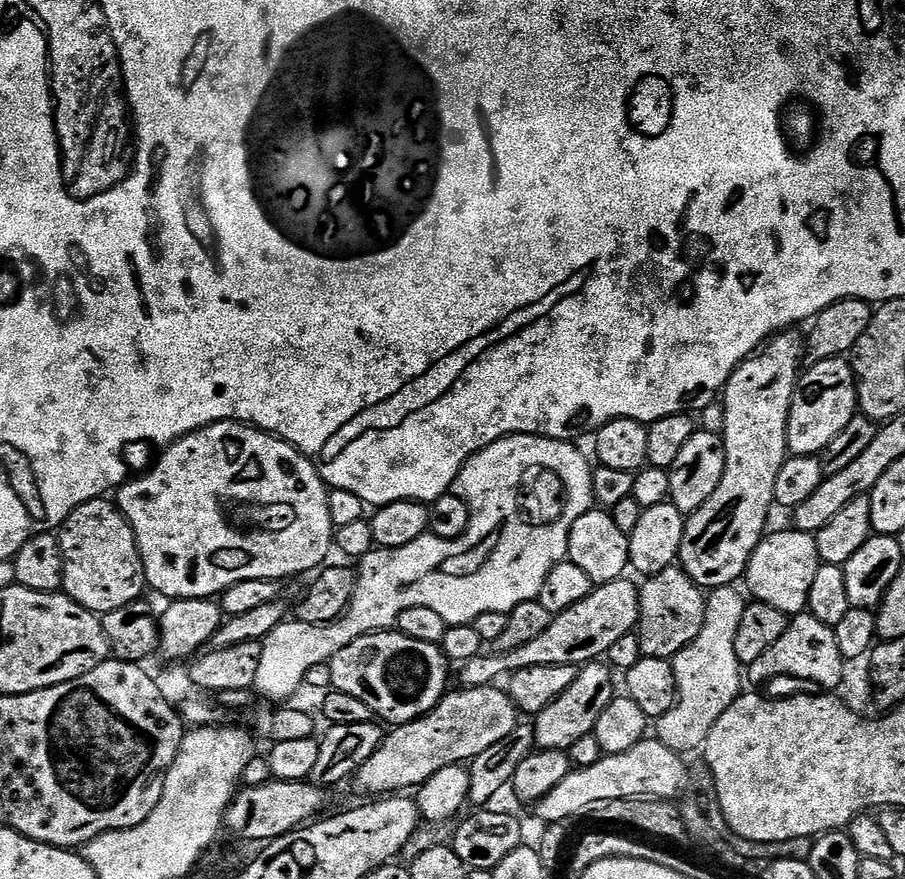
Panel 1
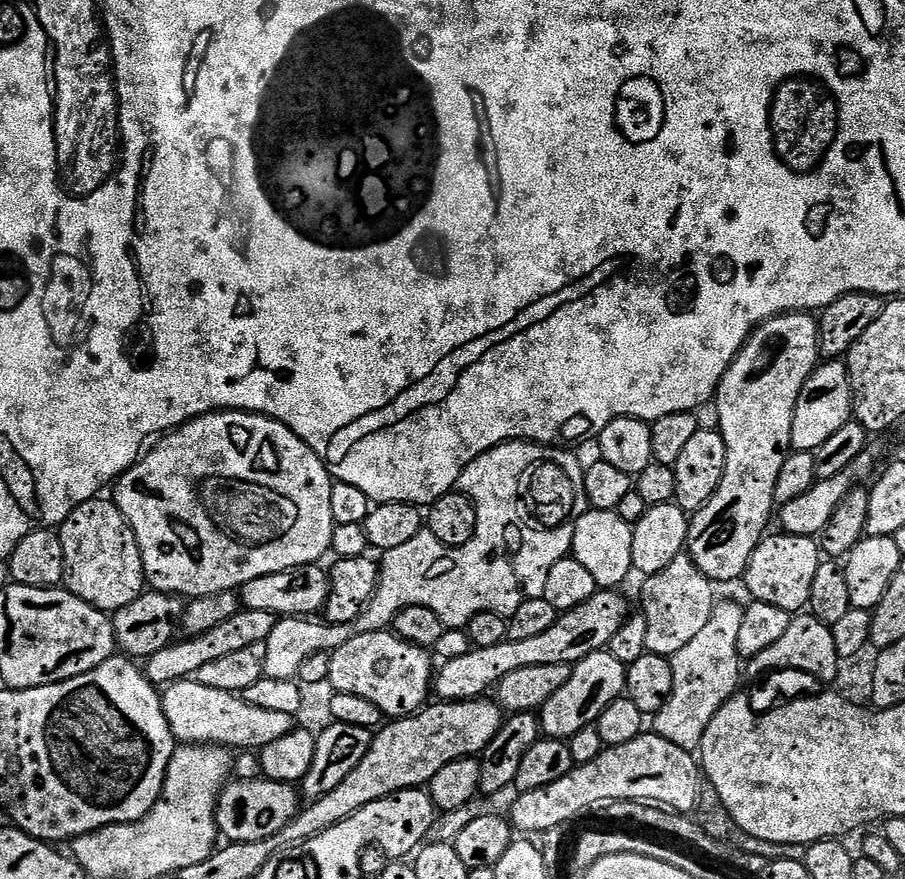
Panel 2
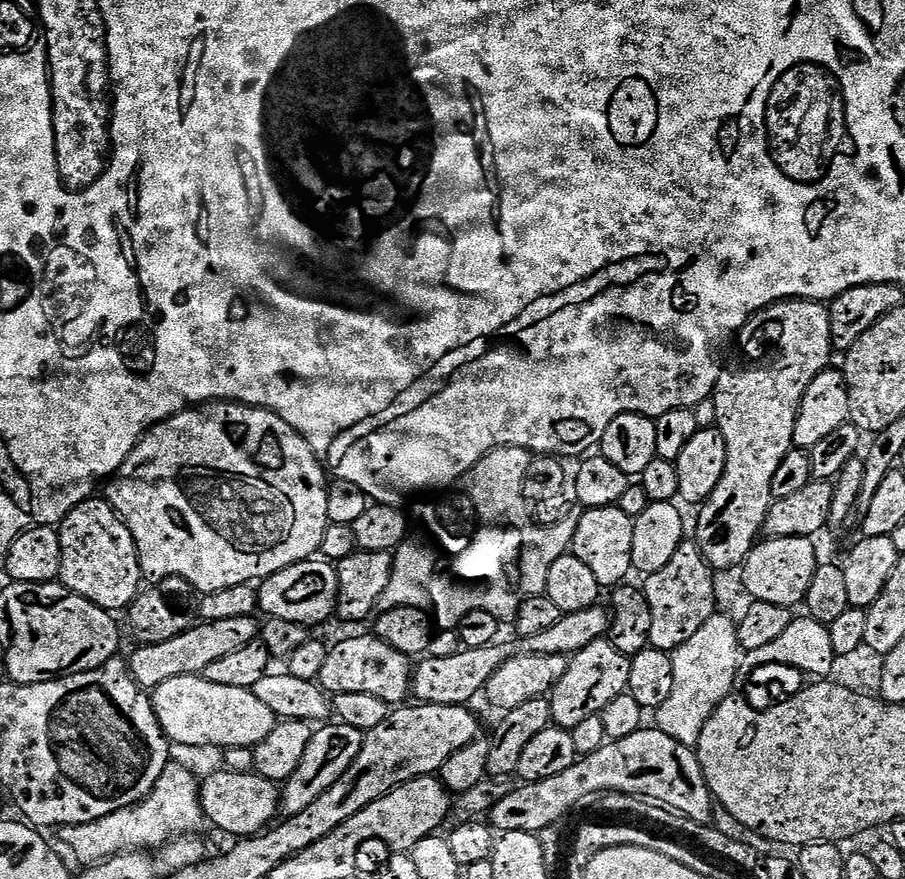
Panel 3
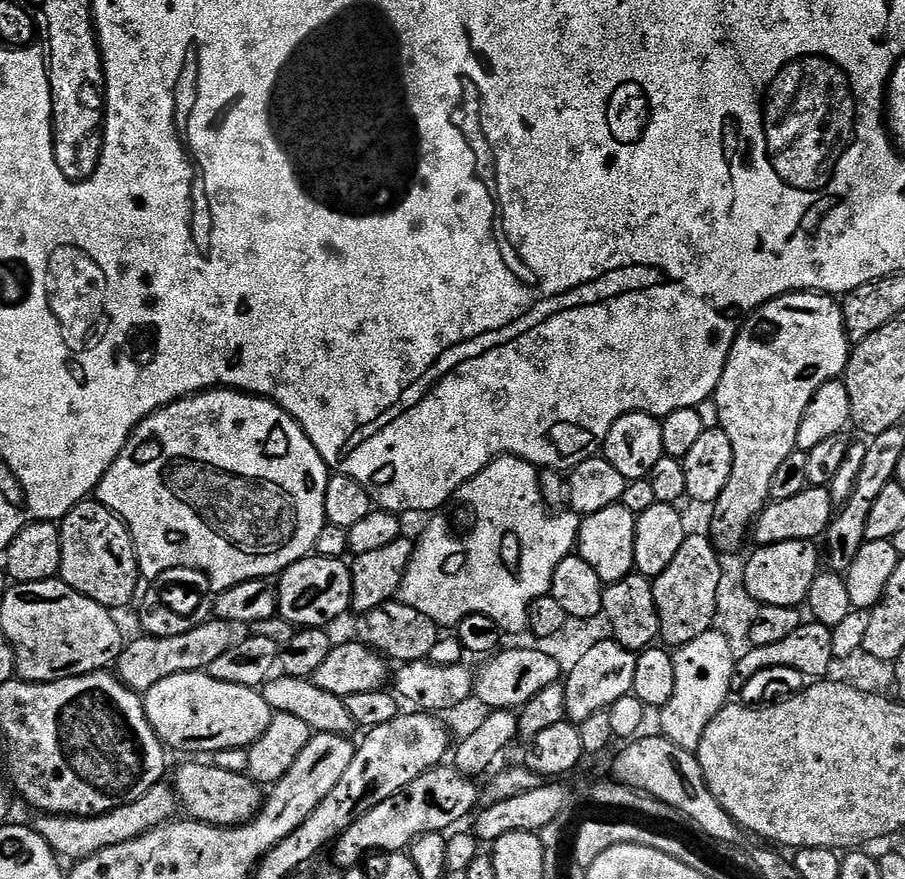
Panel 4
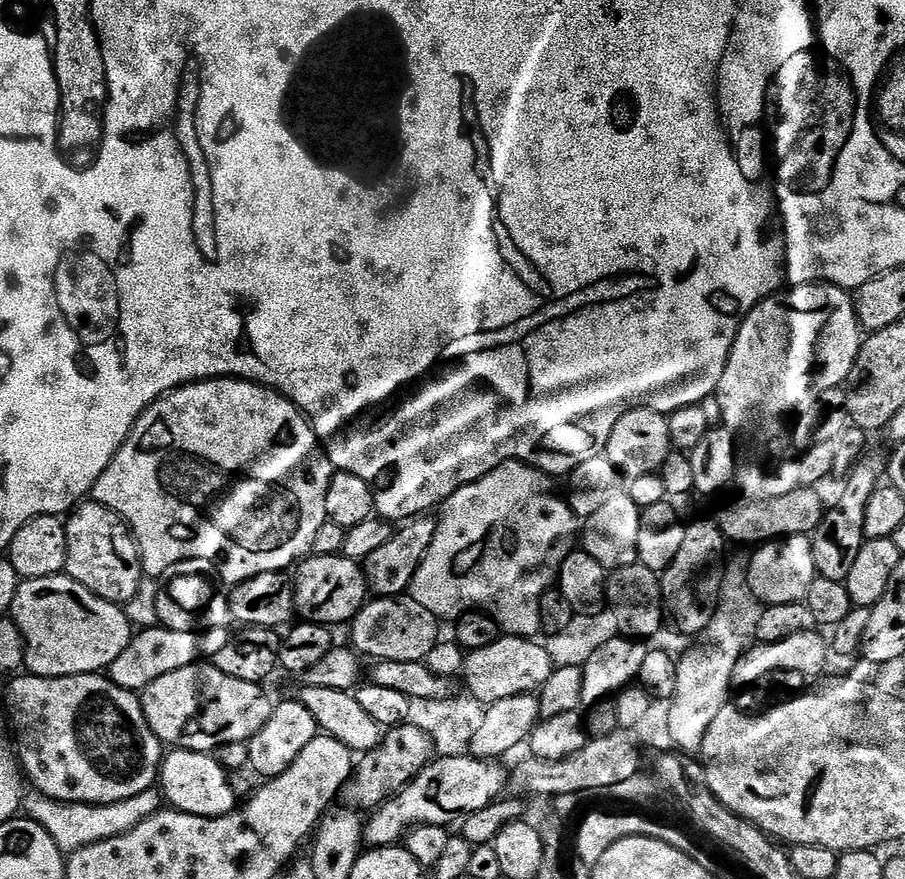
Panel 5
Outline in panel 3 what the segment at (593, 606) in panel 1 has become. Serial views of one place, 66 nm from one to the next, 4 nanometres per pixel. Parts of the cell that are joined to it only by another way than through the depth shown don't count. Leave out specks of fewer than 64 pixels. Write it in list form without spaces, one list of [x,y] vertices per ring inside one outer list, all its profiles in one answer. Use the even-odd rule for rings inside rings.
[[[597,606],[590,610],[563,613],[560,620],[554,622],[554,626],[550,626],[550,630],[545,630],[543,634],[517,639],[515,641],[517,644],[497,642],[481,648],[464,648],[449,656],[428,656],[415,665],[412,674],[411,695],[421,704],[463,708],[471,705],[473,703],[471,700],[483,693],[490,678],[494,678],[494,672],[507,660],[531,652],[534,654],[560,654],[571,658],[576,653],[586,650],[586,646],[590,646],[592,642],[605,639],[609,635],[609,623],[609,609]]]

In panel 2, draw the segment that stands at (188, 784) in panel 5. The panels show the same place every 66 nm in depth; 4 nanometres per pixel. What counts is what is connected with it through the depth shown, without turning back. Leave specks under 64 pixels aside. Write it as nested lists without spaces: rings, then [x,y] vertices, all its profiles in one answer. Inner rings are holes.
[[[263,778],[259,780],[233,779],[225,783],[219,796],[216,797],[216,827],[225,841],[234,844],[262,842],[281,832],[296,817],[301,807],[301,793],[293,785]]]

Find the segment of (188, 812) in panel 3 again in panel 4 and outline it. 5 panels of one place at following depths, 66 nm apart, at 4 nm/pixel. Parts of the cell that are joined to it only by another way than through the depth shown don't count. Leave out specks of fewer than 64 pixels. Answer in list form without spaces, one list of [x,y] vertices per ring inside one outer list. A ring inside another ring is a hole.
[[[161,782],[152,787],[146,794],[142,794],[142,798],[138,798],[129,804],[118,806],[112,812],[103,812],[100,816],[54,816],[51,814],[40,814],[35,818],[34,827],[36,833],[42,837],[48,845],[56,852],[56,855],[68,862],[77,860],[85,860],[90,854],[94,854],[98,850],[102,850],[106,846],[112,846],[118,842],[126,842],[133,840],[135,836],[141,836],[143,832],[148,832],[152,828],[156,828],[160,824],[167,824],[173,819],[178,812],[178,801],[176,793],[171,787],[167,788],[167,783]]]

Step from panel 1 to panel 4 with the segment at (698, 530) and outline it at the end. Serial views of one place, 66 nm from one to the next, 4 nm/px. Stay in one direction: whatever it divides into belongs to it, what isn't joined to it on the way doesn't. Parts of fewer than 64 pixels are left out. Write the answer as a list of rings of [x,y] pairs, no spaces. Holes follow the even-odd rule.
[[[787,292],[784,296],[768,300],[743,321],[714,393],[719,427],[726,438],[730,438],[730,446],[734,450],[730,482],[726,482],[726,488],[710,508],[710,539],[721,553],[734,552],[741,547],[739,544],[744,536],[746,540],[756,517],[770,503],[770,481],[774,479],[774,470],[778,470],[783,460],[797,451],[798,426],[802,422],[802,414],[806,414],[806,406],[810,406],[814,394],[826,386],[826,382],[843,377],[849,355],[850,341],[844,325],[844,309],[841,301],[832,294]]]

